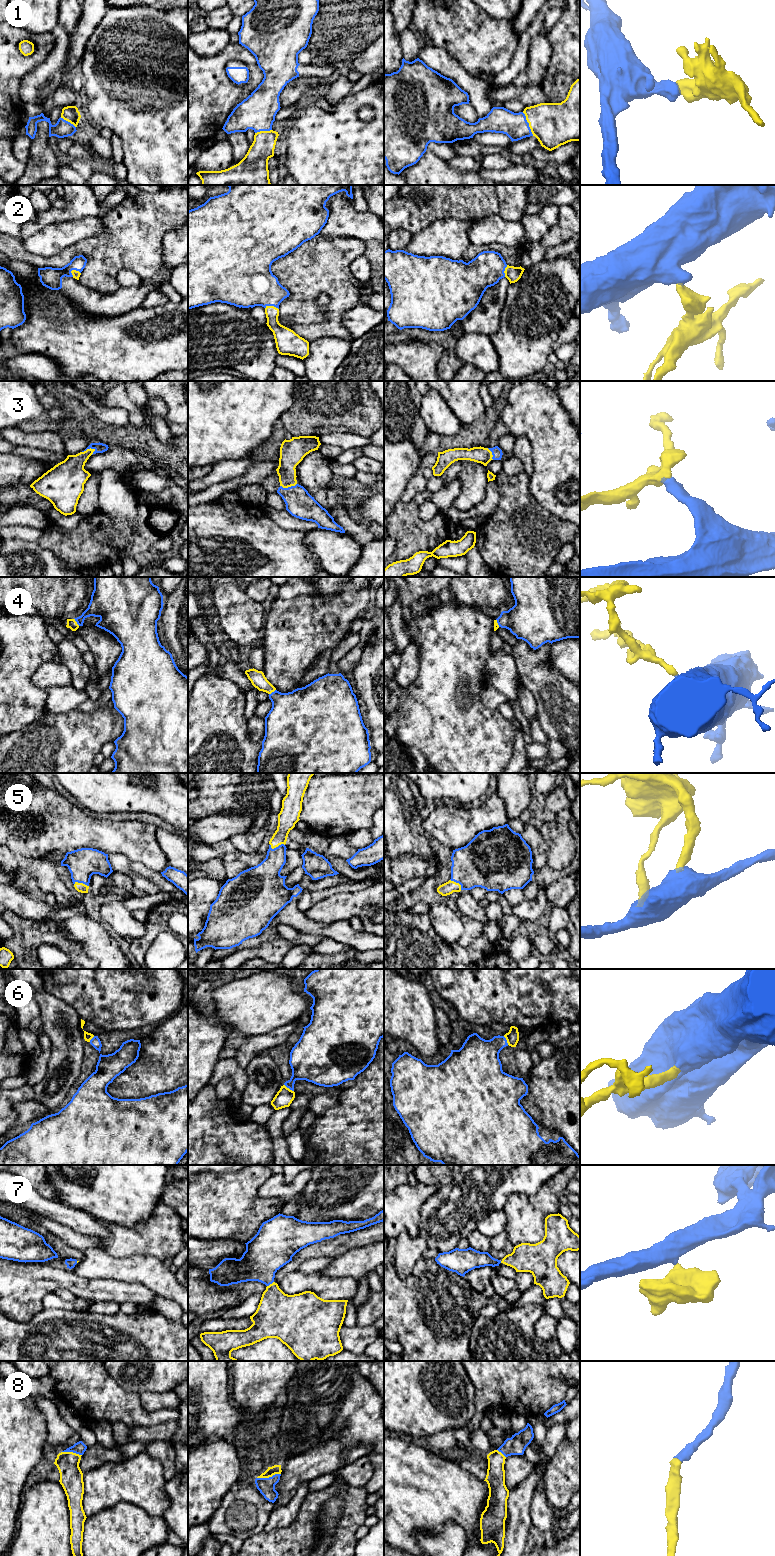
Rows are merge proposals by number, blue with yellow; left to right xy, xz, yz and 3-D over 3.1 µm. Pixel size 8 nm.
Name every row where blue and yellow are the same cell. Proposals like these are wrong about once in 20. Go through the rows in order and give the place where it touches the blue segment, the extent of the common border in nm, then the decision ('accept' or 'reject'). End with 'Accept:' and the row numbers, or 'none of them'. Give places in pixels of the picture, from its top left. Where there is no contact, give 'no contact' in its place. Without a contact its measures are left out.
1: meets blue in yz at (528, 124); contact 220 nm long; accept
2: meets blue in xy at (75, 269); contact 90 nm long; accept
3: meets blue in xy at (88, 448); contact 110 nm long; accept
4: meets blue in xy at (76, 621); contact 80 nm long; accept
5: meets blue in xz at (278, 846); contact 120 nm long; accept
6: meets blue in xz at (289, 1088); contact 100 nm long; accept
7: meets blue in xz at (270, 1283); contact 70 nm long; accept
8: meets blue in xz at (269, 1477); contact 200 nm long; accept
Accept: 1, 2, 3, 4, 5, 6, 7, 8

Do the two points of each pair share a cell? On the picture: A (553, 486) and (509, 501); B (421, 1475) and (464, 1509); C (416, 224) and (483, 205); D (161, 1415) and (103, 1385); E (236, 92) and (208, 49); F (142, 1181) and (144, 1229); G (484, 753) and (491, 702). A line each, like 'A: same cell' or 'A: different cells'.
A: different cells
B: same cell
C: same cell
D: same cell
E: different cells
F: different cells
G: different cells

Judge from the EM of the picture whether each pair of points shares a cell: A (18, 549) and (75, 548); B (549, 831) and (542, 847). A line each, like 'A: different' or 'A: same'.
A: different
B: different

